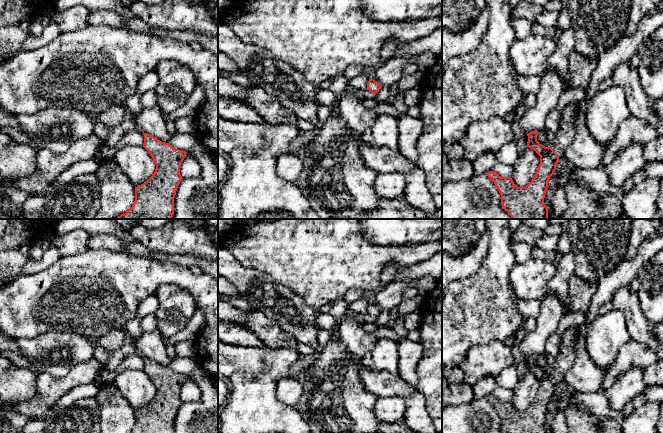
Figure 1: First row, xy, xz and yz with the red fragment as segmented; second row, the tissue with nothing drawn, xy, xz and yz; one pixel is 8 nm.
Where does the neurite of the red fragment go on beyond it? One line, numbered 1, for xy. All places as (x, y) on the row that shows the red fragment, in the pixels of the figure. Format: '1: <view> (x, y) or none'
1: none

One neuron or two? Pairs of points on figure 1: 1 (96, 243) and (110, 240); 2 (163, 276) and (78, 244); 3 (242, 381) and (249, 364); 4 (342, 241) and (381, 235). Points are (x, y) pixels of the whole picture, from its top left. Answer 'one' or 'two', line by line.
1: one
2: two
3: two
4: two

